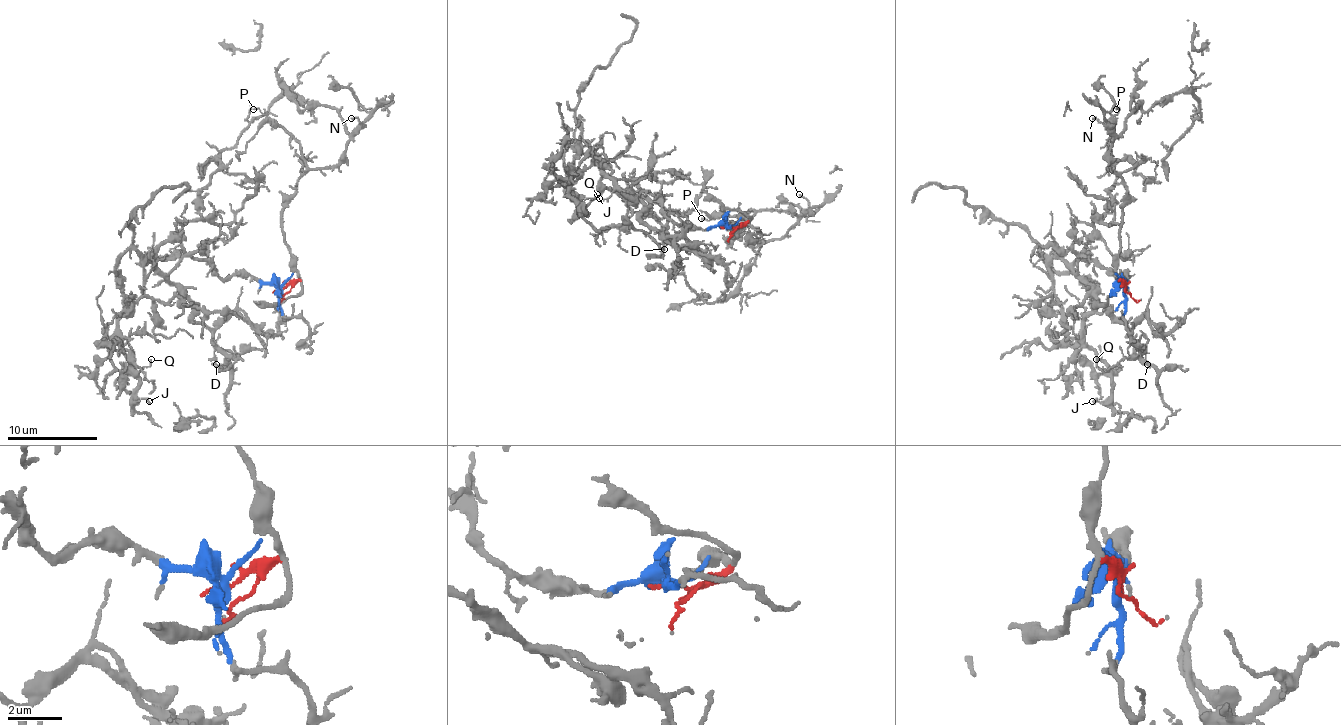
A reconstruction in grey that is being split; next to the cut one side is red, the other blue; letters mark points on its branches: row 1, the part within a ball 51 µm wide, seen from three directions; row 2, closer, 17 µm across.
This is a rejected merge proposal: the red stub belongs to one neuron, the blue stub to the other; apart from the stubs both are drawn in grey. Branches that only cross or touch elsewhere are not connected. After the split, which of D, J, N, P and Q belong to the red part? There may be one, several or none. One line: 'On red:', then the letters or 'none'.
On red: N, P

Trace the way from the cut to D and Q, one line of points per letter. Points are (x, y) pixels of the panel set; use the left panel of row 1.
D: (280, 289), (248, 276), (221, 278), (185, 256), (169, 273), (194, 305), (192, 318), (212, 334), (217, 363)
Q: (280, 289), (185, 256), (163, 273), (129, 249), (115, 267), (118, 343), (133, 368), (151, 359)

